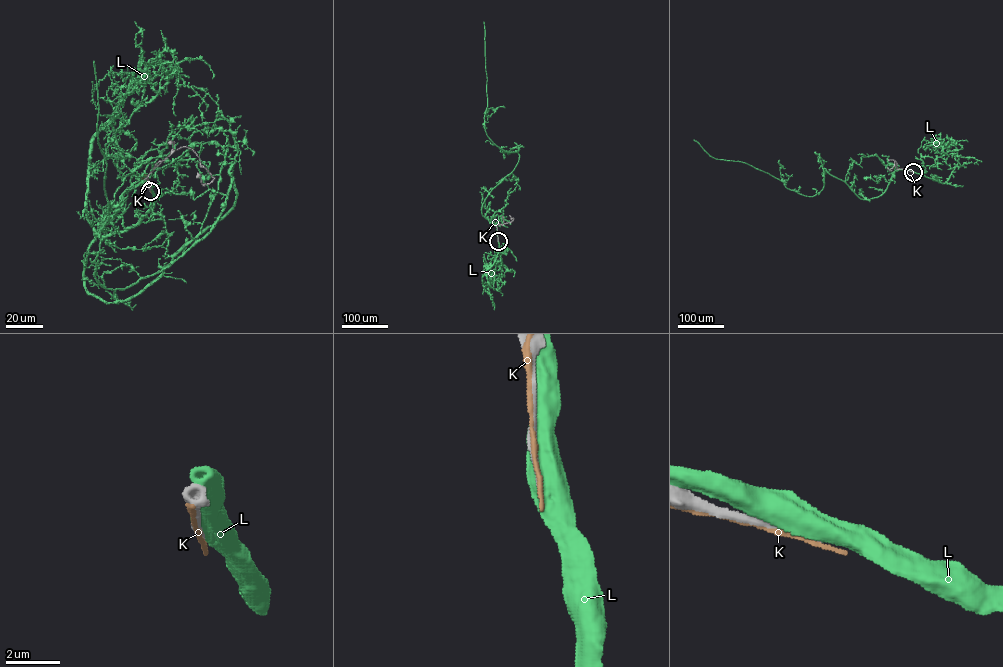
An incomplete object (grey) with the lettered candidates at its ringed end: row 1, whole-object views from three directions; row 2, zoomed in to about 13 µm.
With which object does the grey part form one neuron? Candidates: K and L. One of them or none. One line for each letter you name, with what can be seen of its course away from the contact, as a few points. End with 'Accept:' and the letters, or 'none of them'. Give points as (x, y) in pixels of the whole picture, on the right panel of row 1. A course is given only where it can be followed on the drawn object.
Accept: none of them

